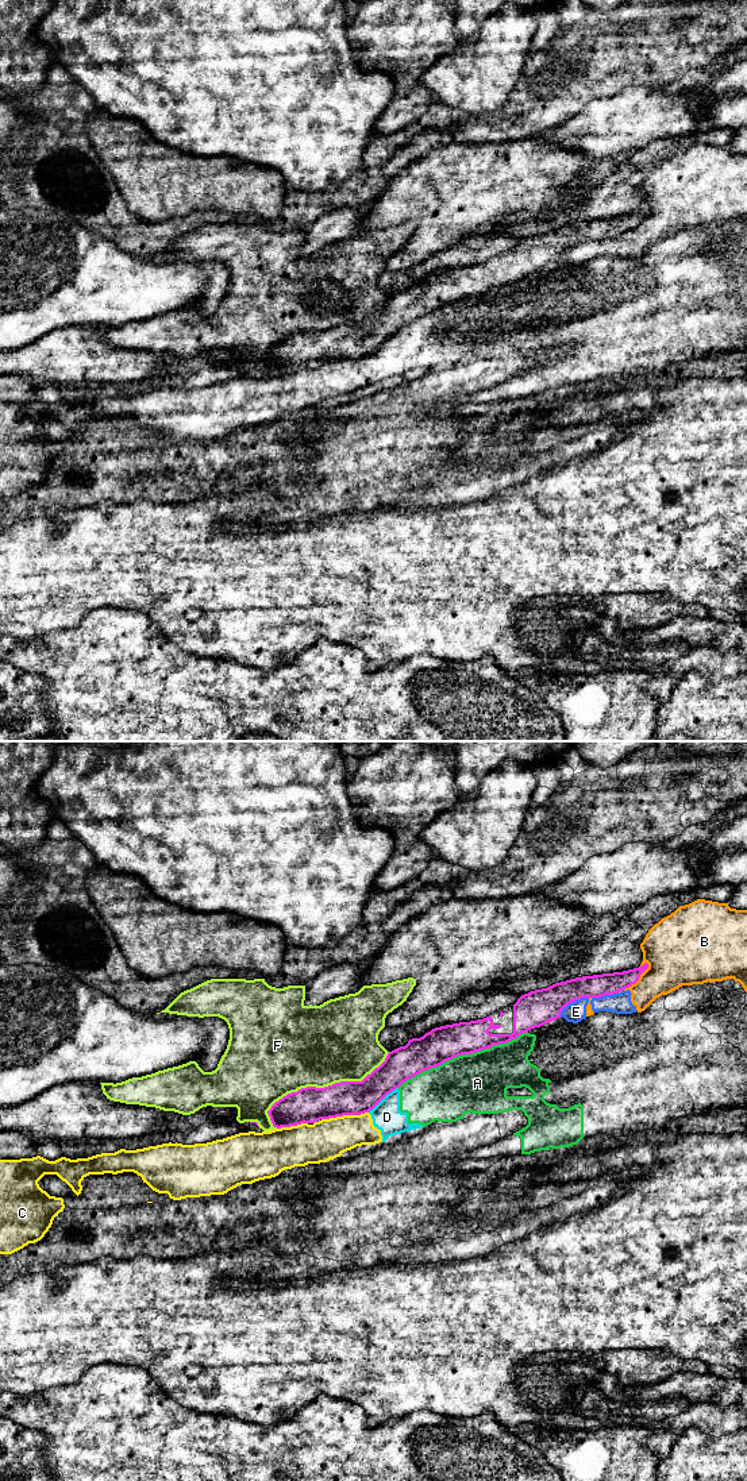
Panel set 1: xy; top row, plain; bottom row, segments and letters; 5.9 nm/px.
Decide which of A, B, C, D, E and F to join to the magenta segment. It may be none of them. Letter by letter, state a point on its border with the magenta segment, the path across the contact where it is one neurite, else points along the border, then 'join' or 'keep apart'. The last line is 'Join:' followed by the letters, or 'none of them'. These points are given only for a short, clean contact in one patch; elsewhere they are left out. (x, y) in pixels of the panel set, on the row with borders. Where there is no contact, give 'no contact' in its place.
A: contact xy (462, 1053); keep apart
B: contact xy (639, 976); keep apart
C: contact xy (345, 1114); keep apart
D: contact xy (382, 1098); border xy (397, 1087), (368, 1111); keep apart
E: contact xy (572, 1002); keep apart
F: contact xy (322, 1088); keep apart
Join: none of them

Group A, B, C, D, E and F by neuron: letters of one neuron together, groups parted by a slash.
A C D / B E / F

